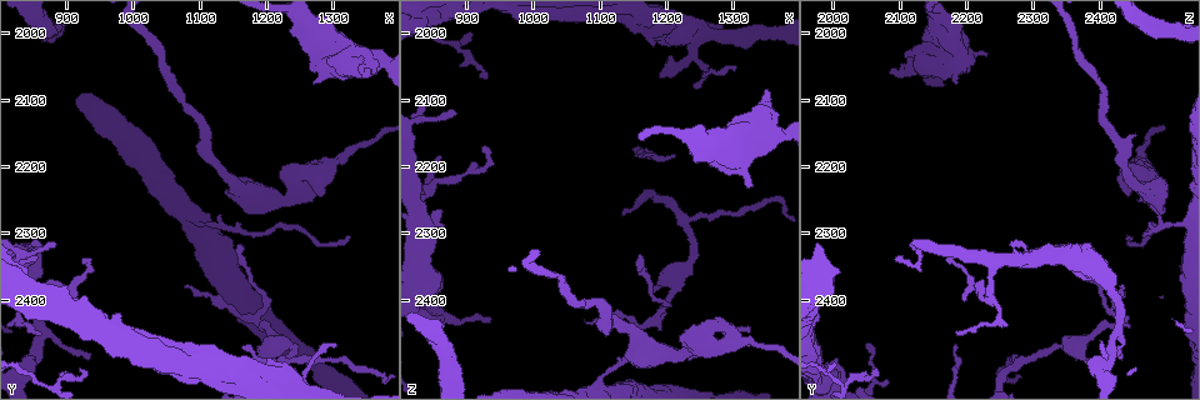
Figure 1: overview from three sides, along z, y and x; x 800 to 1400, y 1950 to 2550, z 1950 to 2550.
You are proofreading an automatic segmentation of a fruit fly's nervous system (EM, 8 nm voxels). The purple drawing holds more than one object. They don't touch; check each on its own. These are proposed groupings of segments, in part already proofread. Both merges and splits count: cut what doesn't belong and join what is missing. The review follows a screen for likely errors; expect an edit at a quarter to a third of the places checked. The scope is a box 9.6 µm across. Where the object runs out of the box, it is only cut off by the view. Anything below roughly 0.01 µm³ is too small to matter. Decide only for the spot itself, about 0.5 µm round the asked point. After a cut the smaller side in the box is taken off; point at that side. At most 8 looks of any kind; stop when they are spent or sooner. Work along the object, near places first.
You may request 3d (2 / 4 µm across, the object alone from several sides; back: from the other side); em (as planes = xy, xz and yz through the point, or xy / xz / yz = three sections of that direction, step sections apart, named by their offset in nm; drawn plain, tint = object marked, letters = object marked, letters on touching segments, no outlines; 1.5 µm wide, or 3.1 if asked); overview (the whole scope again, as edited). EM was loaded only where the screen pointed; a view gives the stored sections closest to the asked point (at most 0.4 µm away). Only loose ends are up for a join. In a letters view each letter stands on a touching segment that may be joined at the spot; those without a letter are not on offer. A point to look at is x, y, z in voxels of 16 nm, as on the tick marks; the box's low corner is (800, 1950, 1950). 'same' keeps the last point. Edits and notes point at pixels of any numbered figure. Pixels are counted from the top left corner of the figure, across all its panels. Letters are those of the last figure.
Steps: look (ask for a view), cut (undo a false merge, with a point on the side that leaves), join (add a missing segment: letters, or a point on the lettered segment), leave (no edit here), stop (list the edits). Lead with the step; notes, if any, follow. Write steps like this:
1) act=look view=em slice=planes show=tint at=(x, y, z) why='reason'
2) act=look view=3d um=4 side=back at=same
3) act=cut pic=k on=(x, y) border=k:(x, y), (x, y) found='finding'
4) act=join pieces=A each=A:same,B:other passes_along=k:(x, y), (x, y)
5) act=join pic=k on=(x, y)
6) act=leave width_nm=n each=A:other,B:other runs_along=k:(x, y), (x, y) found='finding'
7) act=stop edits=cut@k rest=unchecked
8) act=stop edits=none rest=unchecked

act=look view=em slice=planes show=tint at=(1160, 2320, 2335) why='thin end'

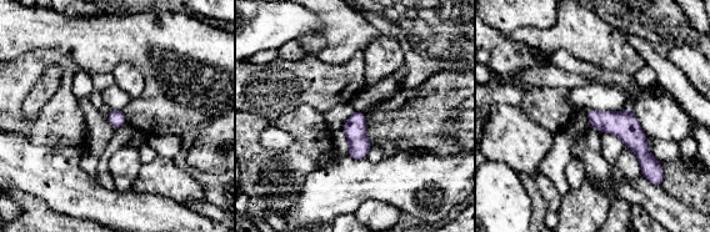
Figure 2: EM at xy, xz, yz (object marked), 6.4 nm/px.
act=look view=em slice=planes show=letters at=same why='what lies round it'

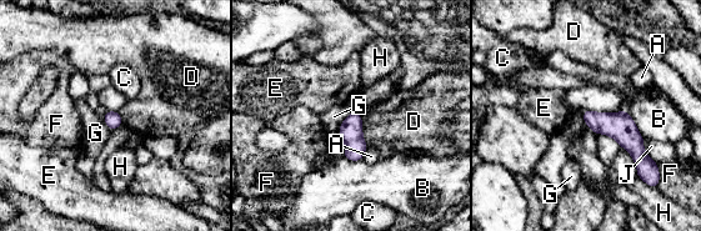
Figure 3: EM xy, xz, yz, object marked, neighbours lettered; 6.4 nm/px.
act=leave each=A:other,B:other,C:other,D:other,E:other,F:other,G:other,H:other,J:other border=3:(350, 111), (338, 127) found='no lettered segment goes on from it'

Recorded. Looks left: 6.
act=look view=em slice=planes show=plain at=(1190, 2435, 2425) why='three arms meet'

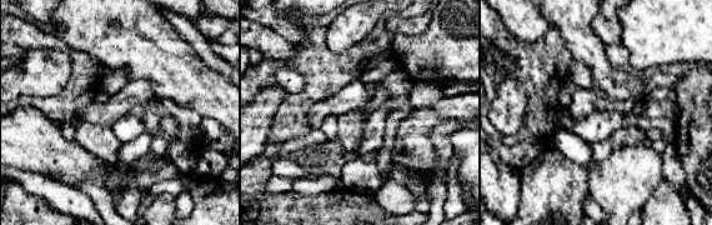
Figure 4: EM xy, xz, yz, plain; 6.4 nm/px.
act=look view=em slice=planes show=letters at=same

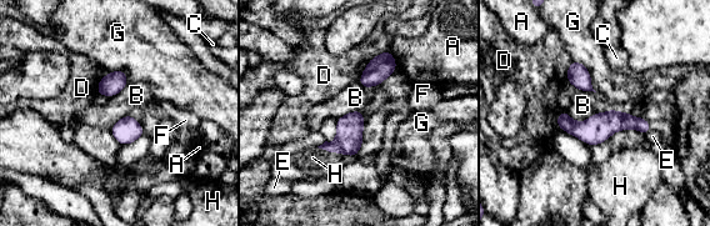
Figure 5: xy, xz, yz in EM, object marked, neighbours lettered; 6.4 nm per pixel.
act=leave each=A:other,B:other,C:other,D:other,E:other,F:other,G:other,H:other border=5:(391, 75), (371, 86), (358, 83) found='one neuron here'

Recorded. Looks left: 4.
act=look view=3d um=4 at=(1330, 2035, 2225) why='thin end'

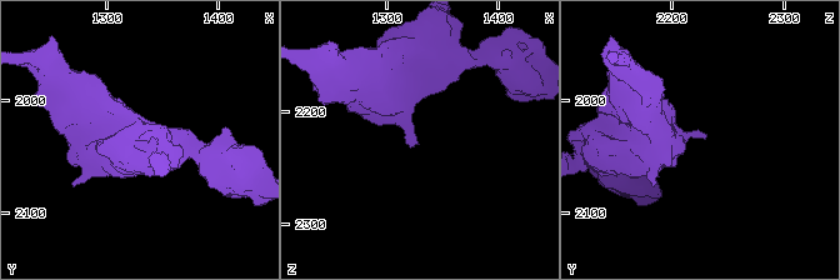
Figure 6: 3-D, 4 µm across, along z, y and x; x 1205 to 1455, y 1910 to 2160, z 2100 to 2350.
act=look view=em slice=planes show=letters at=(1330, 2032, 2232)

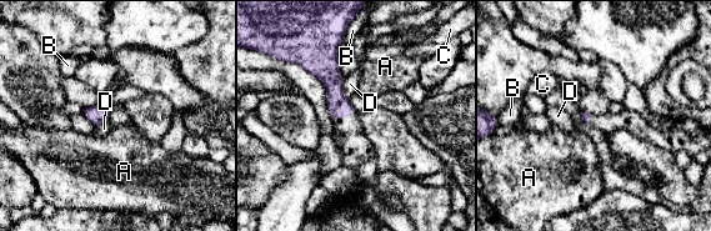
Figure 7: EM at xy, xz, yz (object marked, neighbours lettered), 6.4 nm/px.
act=leave each=A:other,B:other,C:other,D:other found='none of them fits'

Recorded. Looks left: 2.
act=stop edits=none rest=unchecked

